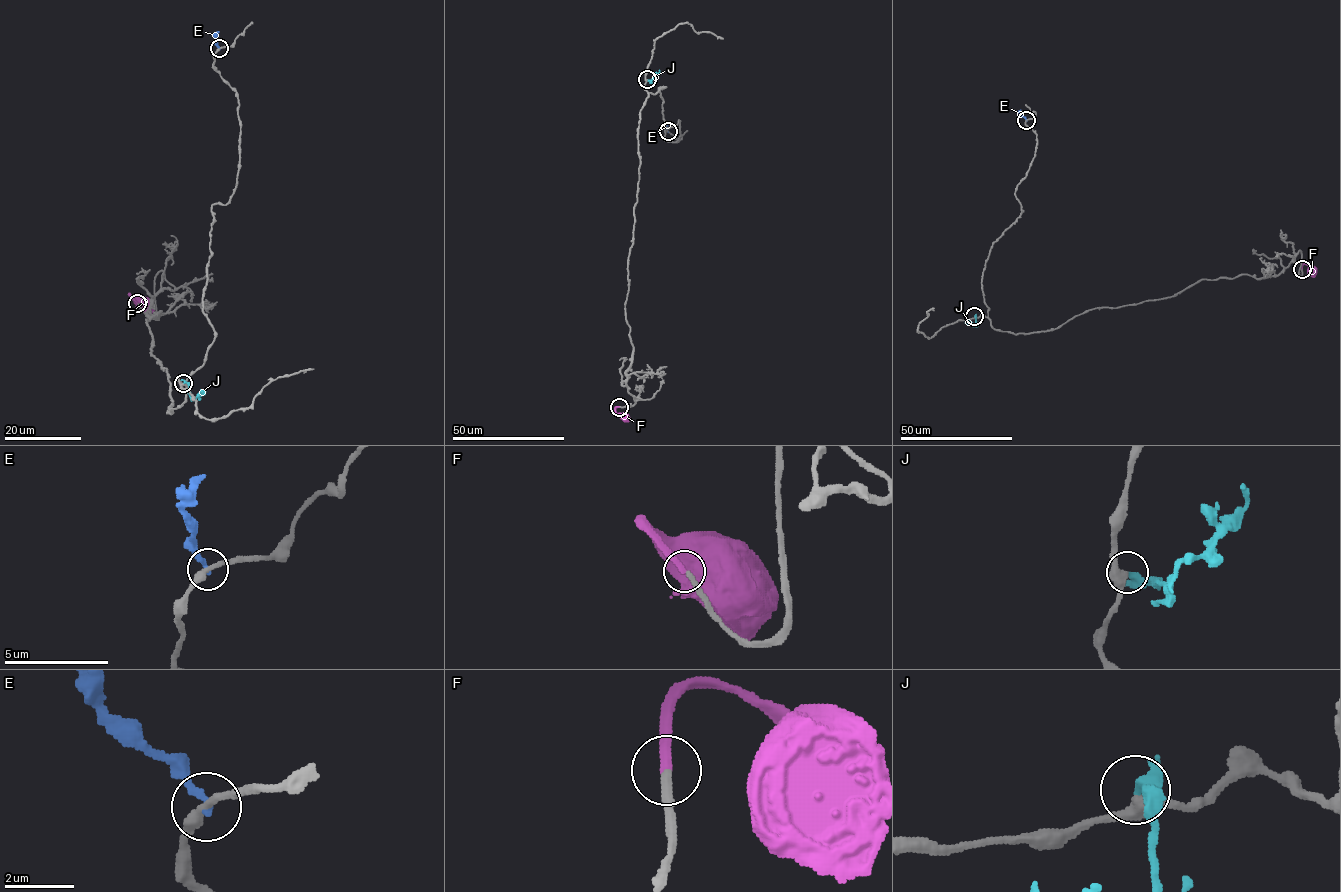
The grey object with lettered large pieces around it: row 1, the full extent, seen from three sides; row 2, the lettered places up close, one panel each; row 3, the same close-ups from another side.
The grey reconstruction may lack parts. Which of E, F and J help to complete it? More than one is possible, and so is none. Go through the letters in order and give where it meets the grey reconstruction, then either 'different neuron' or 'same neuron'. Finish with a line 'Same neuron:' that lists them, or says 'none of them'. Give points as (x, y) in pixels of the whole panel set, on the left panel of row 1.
E: meets grey at (219, 48); different neuron
F: meets grey at (137, 303); same neuron
J: meets grey at (183, 383); different neuron
Same neuron: F

